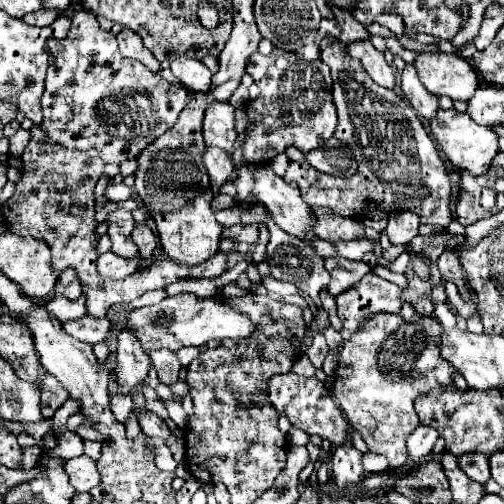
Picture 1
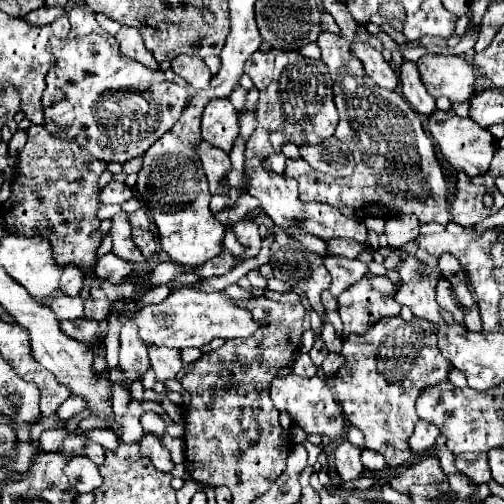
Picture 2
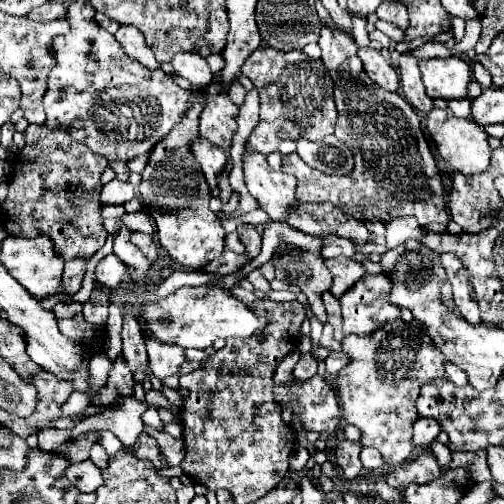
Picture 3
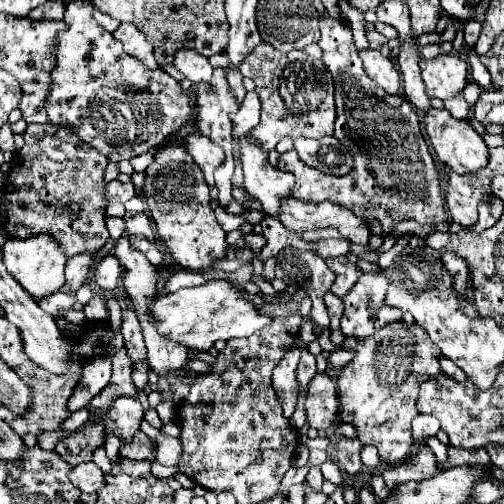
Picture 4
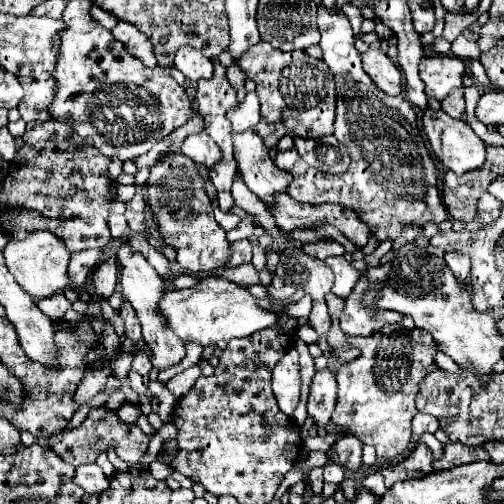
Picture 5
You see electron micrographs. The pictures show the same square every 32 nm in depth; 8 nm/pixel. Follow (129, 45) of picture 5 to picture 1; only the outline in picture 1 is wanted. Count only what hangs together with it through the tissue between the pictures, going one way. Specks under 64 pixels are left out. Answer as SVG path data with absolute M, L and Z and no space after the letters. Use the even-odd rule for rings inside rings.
M122 28L120 34L116 36L116 40L118 40L118 46L120 46L122 56L134 58L134 60L142 62L152 72L158 72L160 70L158 60L152 56L152 52L148 48L144 48L144 44L142 44L140 36L136 36L136 32L130 32L130 28Z

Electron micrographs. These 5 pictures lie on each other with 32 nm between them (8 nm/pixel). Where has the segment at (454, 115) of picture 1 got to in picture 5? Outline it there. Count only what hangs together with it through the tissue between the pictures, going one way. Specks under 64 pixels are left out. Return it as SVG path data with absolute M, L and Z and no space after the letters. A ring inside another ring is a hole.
M426 108L424 114L422 114L422 128L426 132L426 138L430 142L430 148L432 148L434 156L440 160L440 164L444 168L452 170L454 174L464 174L464 172L480 168L484 164L484 160L486 160L486 146L474 134L474 130L468 124L464 124L462 120L448 116L444 110Z

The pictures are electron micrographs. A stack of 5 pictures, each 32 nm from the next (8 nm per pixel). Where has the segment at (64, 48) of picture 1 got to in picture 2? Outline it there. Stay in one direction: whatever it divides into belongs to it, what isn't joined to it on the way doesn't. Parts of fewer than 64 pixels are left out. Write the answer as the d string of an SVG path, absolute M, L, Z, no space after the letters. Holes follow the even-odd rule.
M84 2L72 4L68 10L68 20L72 24L70 34L52 46L56 52L56 64L46 76L48 86L42 96L46 114L44 126L52 134L60 134L68 142L90 150L94 156L106 162L126 162L142 156L162 134L166 134L178 122L182 110L188 106L188 90L166 80L162 70L148 70L144 64L126 58L120 52L116 38L98 26L92 8L88 8Z

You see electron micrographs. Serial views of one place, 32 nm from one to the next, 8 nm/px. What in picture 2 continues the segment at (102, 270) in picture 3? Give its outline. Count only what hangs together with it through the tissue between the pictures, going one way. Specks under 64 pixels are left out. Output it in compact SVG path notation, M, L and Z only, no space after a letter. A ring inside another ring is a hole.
M112 252L102 256L98 262L96 262L96 268L94 268L96 276L102 278L102 280L108 280L110 284L120 284L130 272L132 272L132 264L114 256Z

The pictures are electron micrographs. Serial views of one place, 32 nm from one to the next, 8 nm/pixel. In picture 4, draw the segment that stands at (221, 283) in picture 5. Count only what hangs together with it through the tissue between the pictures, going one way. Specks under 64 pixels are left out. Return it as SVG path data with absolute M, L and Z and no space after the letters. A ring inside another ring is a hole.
M208 280L196 288L182 288L176 292L162 294L152 306L152 314L158 320L160 334L176 340L186 348L210 350L218 340L246 338L256 330L262 330L272 322L272 316L266 316L252 304L232 282L228 280Z

